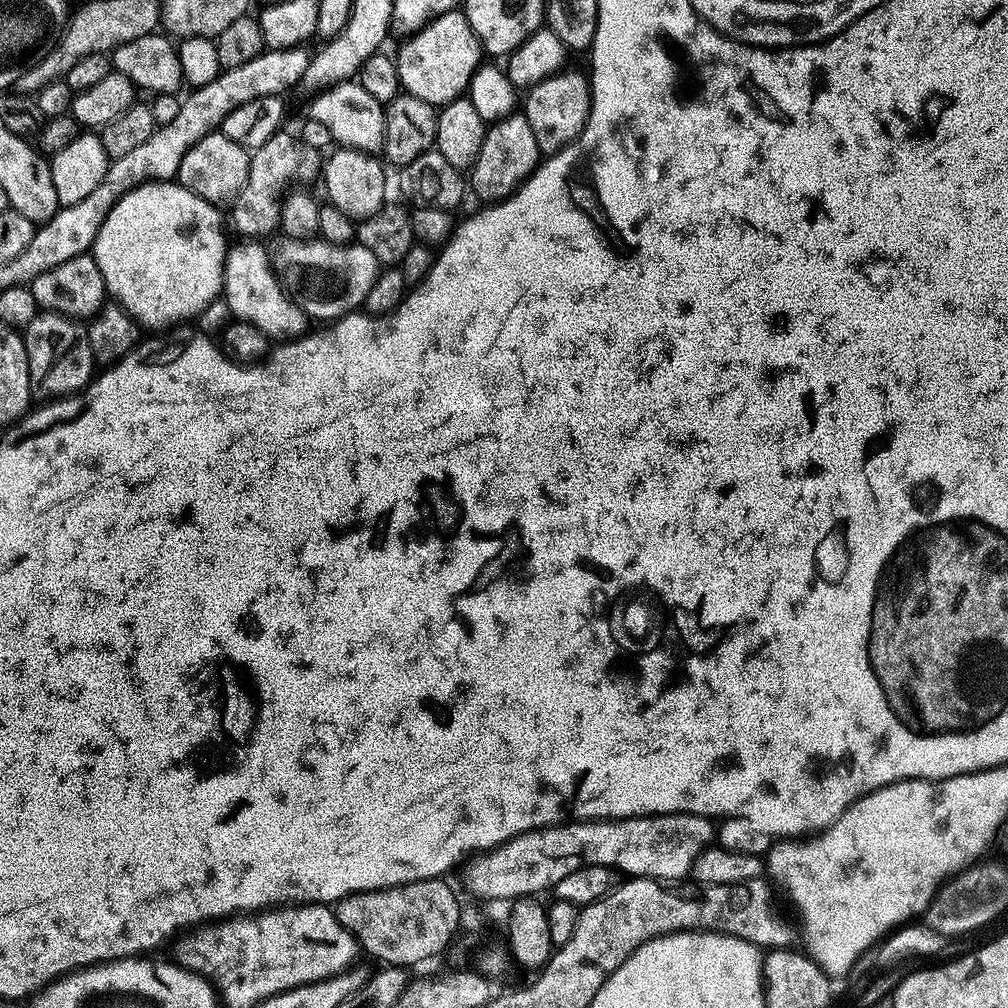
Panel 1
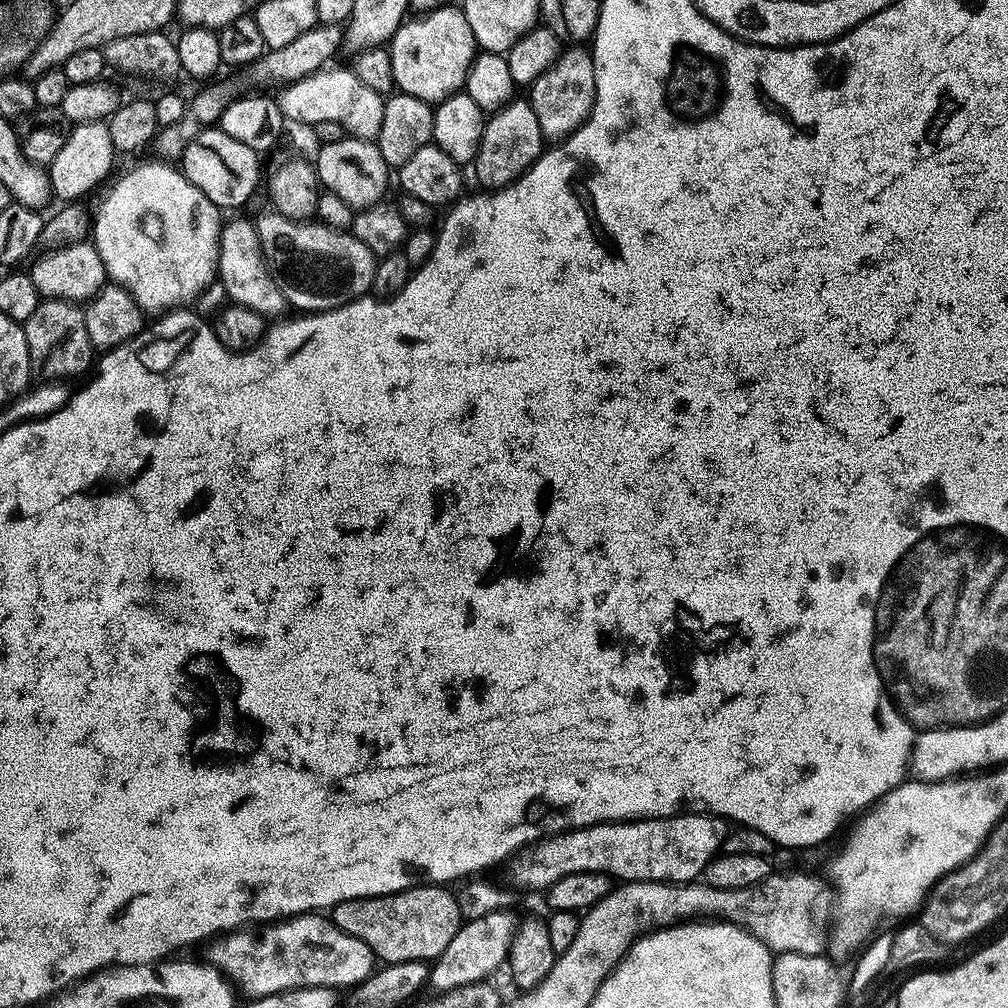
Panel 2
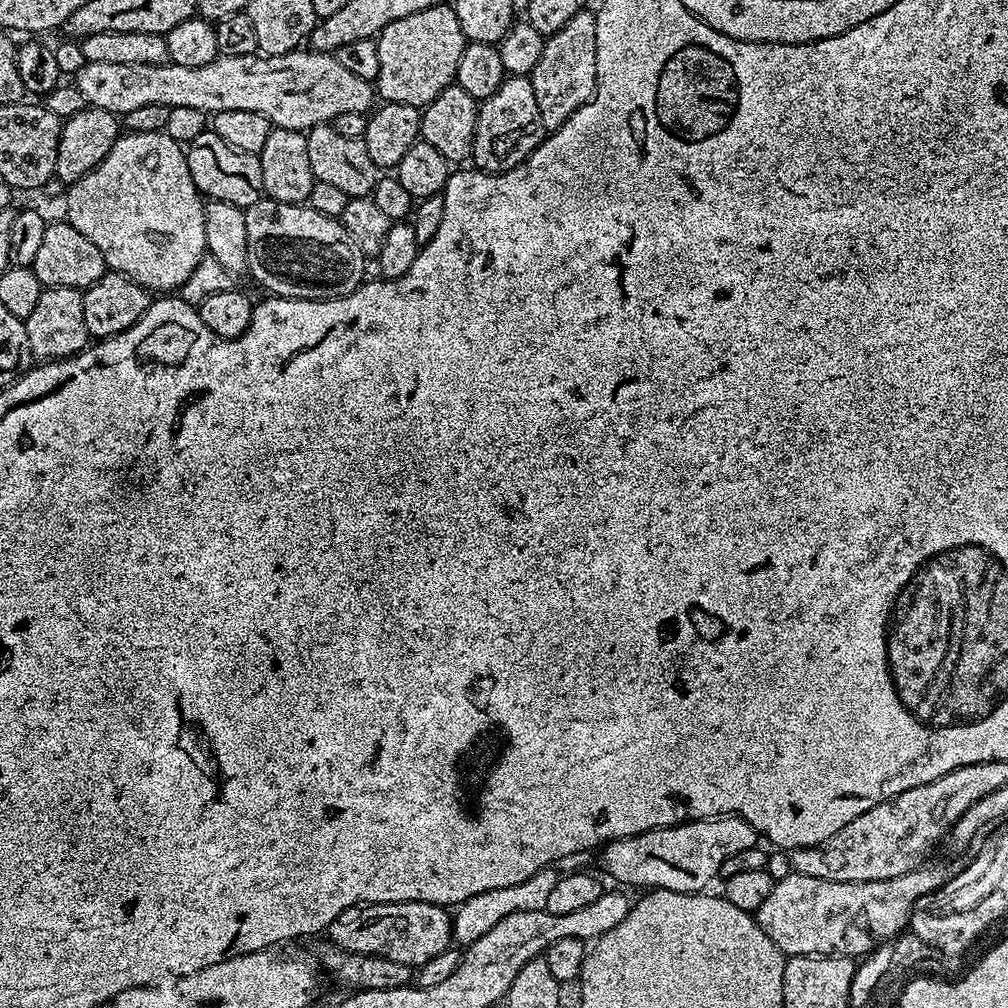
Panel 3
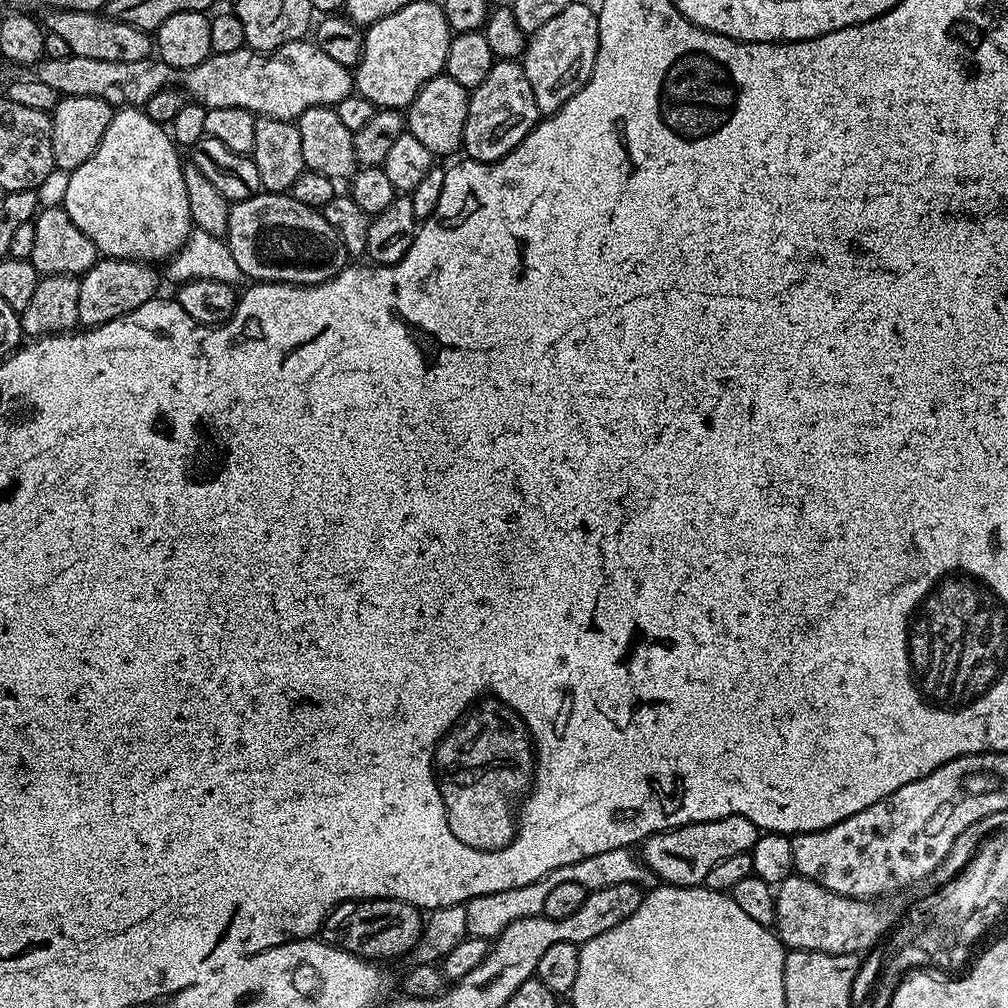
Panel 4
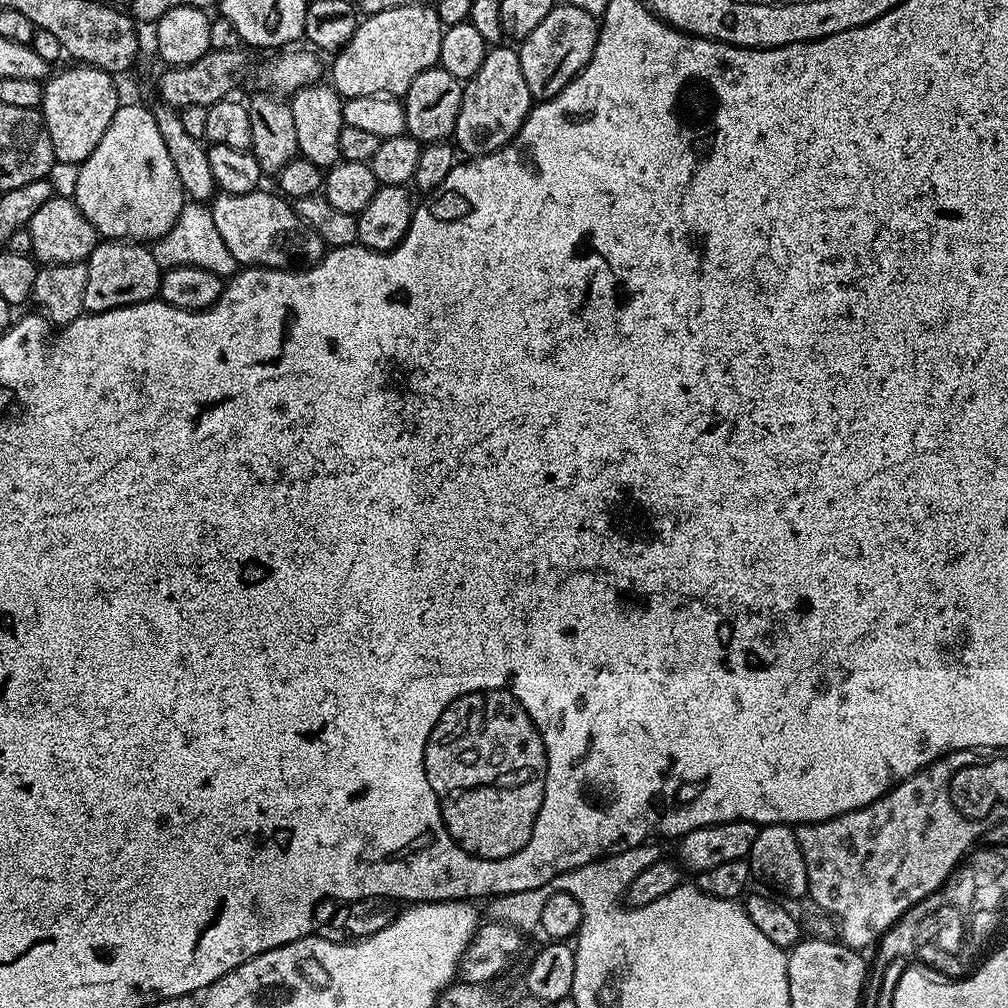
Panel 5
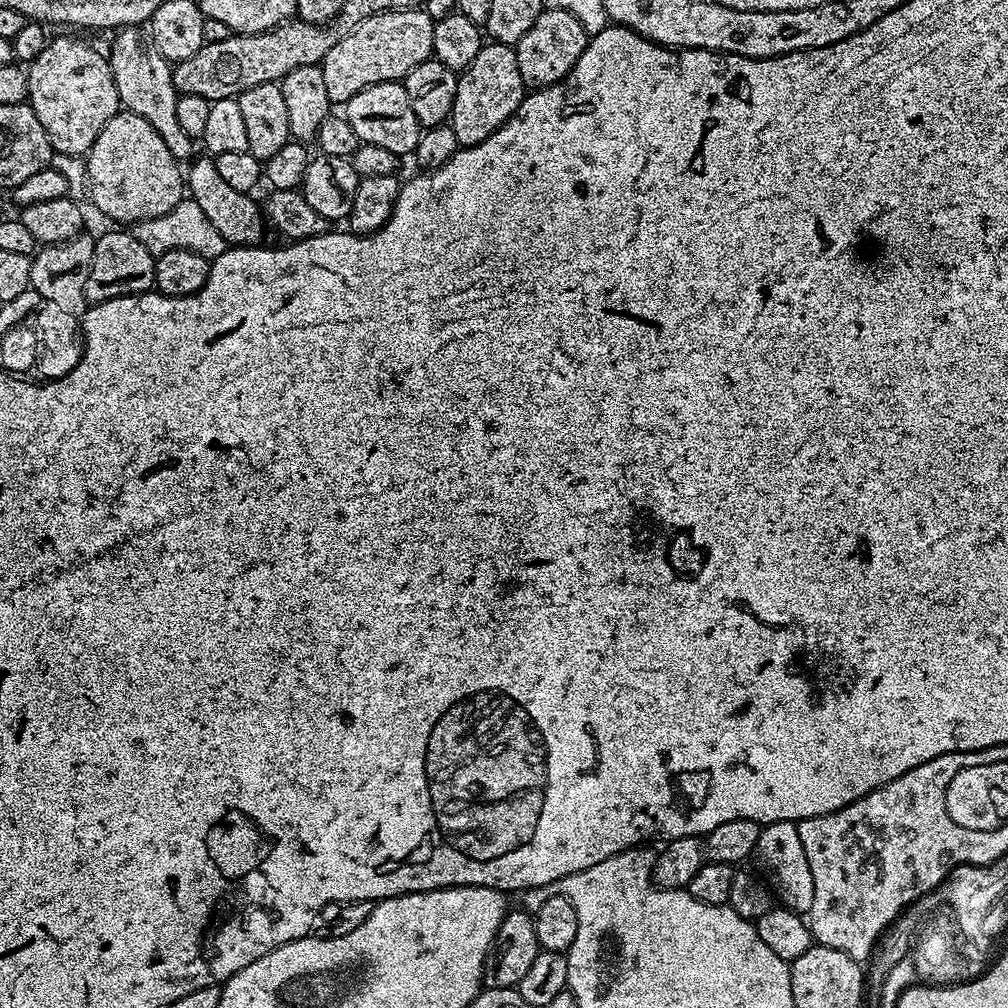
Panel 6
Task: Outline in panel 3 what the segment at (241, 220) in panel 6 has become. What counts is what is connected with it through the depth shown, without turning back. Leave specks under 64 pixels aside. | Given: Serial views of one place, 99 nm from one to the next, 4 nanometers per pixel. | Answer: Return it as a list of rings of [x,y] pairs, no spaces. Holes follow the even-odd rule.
[[[262,199],[254,206],[244,209],[246,220],[246,272],[273,296],[289,296],[295,300],[332,300],[336,296],[345,296],[350,283],[361,279],[360,271],[366,264],[365,257],[352,243],[352,233],[333,217],[318,214],[318,210],[303,204],[283,204],[277,200]]]

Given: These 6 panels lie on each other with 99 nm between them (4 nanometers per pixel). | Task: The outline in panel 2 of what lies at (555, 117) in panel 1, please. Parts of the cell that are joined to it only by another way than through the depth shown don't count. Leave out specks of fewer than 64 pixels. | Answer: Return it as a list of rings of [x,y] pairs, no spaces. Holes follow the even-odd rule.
[[[568,46],[561,51],[552,65],[545,70],[530,86],[530,99],[534,115],[538,117],[538,126],[542,130],[545,141],[559,142],[571,136],[573,132],[584,125],[585,120],[592,112],[596,101],[596,77],[594,76],[594,62],[591,51],[584,46]]]

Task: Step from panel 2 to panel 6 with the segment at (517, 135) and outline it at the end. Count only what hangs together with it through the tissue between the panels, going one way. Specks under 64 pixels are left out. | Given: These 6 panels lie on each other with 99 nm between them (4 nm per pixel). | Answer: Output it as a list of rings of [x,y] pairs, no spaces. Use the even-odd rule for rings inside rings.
[[[485,43],[478,50],[478,58],[459,73],[454,94],[454,106],[450,123],[454,138],[458,138],[460,148],[469,148],[486,142],[518,110],[526,95],[522,74],[518,74],[516,49],[510,44]]]

